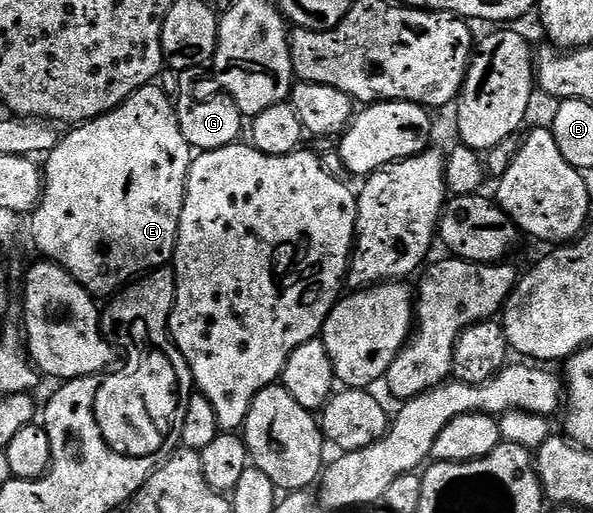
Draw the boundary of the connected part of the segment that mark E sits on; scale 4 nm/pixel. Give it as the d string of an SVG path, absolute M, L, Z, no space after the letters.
M150 84L139 88L127 101L119 104L111 112L100 114L89 122L82 122L74 125L69 135L58 141L56 148L49 151L43 162L43 173L45 175L45 193L41 195L39 204L33 209L28 219L29 230L33 233L33 242L42 259L55 262L62 266L72 278L77 279L78 284L89 294L100 296L109 294L113 296L118 293L126 284L140 279L142 276L165 267L168 267L173 260L173 253L177 247L179 236L179 216L183 212L183 200L185 199L185 185L189 169L193 163L195 154L184 139L180 131L180 120L177 119L177 107L174 99L164 94L157 87L157 84Z

